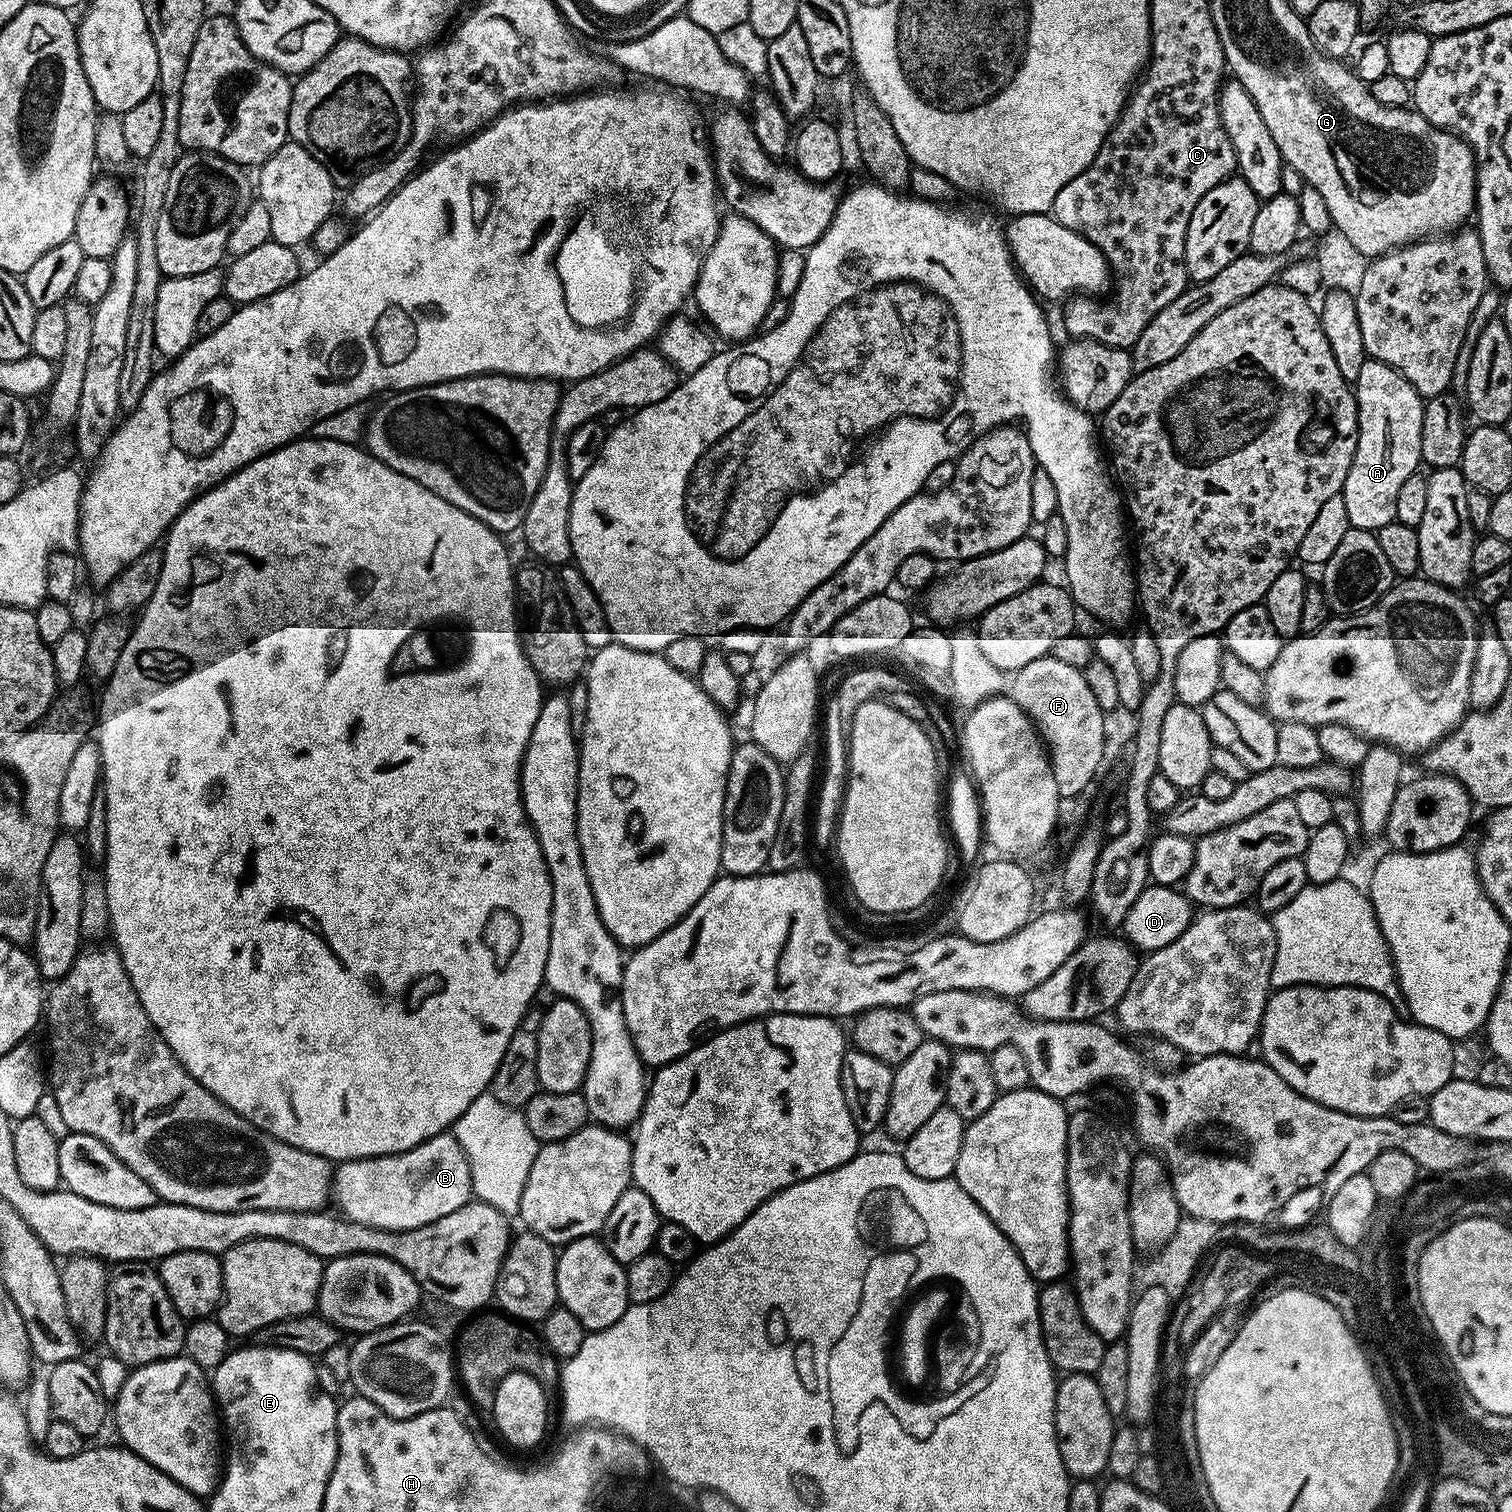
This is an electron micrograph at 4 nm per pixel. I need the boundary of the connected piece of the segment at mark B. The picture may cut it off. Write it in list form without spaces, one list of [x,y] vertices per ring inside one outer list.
[[[447,1131],[402,1154],[337,1163],[330,1192],[339,1215],[367,1228],[405,1232],[438,1222],[473,1199],[470,1162],[455,1135]]]

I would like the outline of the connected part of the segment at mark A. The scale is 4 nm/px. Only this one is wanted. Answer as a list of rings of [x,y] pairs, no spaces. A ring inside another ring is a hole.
[[[1368,358],[1365,359],[1361,372],[1354,385],[1356,393],[1356,409],[1358,410],[1358,442],[1354,462],[1350,462],[1350,474],[1346,474],[1343,498],[1346,502],[1348,523],[1353,528],[1367,528],[1377,530],[1387,523],[1395,521],[1396,511],[1394,502],[1398,498],[1398,490],[1421,467],[1420,451],[1422,450],[1422,414],[1424,400],[1390,366]]]

